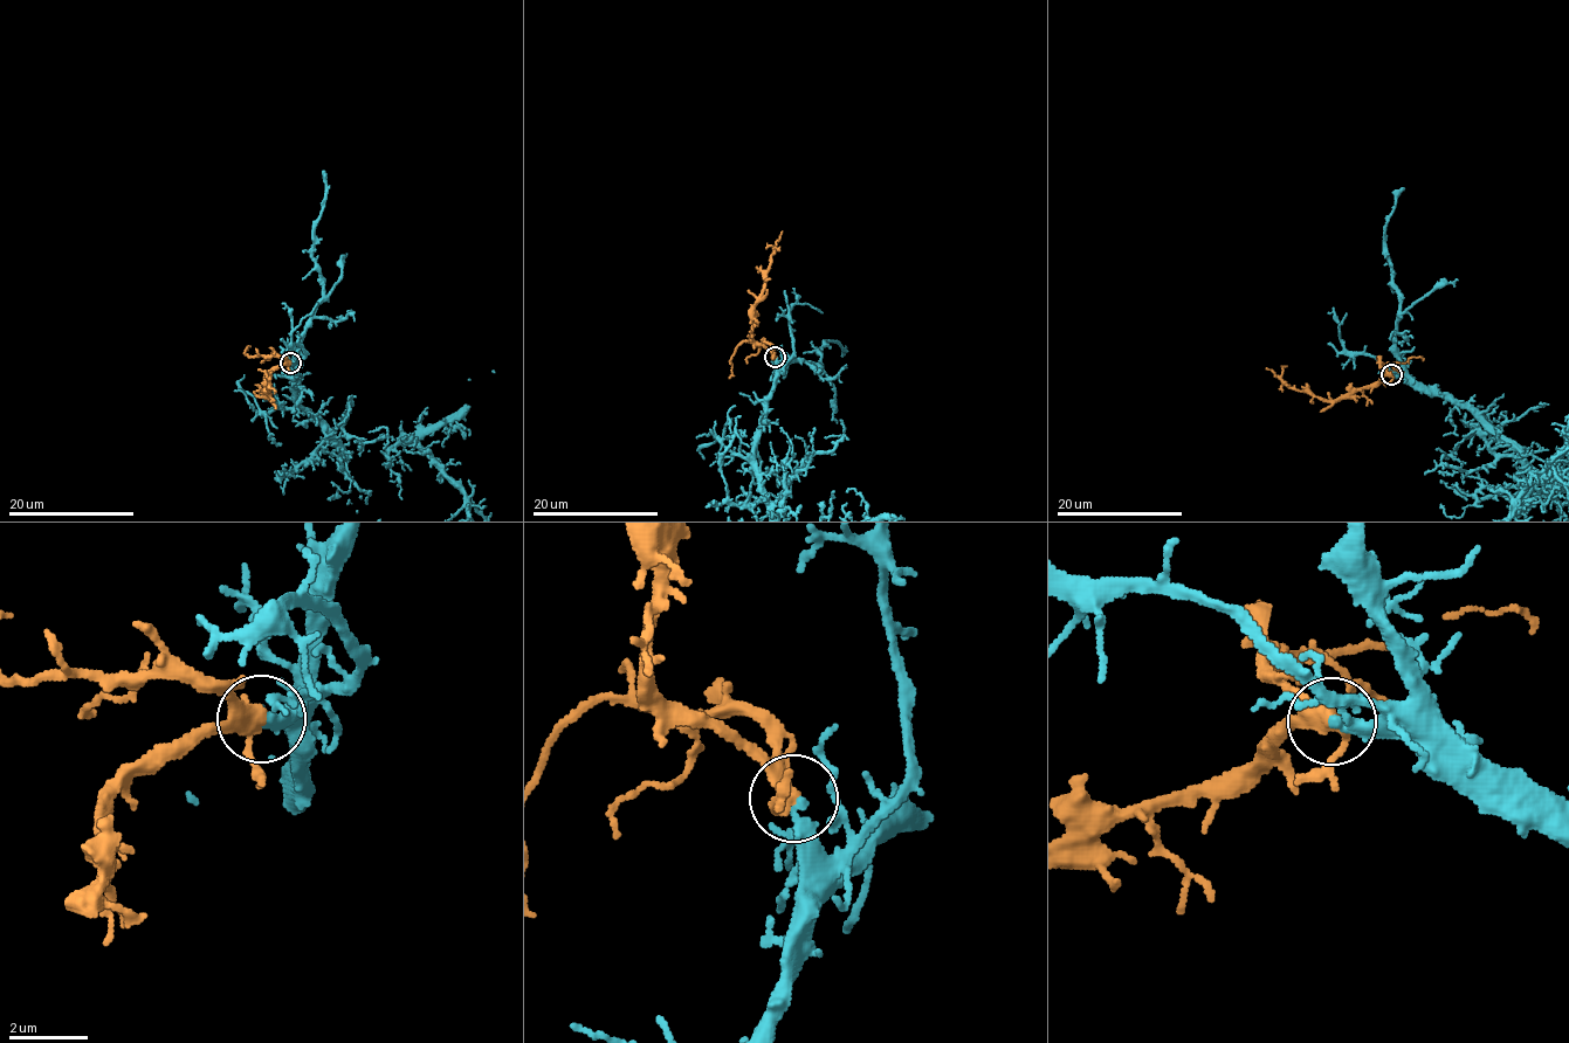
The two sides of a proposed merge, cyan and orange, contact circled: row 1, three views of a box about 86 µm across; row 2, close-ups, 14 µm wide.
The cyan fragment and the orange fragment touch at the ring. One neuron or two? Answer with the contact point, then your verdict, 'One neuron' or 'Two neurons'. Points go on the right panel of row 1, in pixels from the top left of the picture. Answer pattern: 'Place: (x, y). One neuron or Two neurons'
Place: (1391, 374). One neuron

